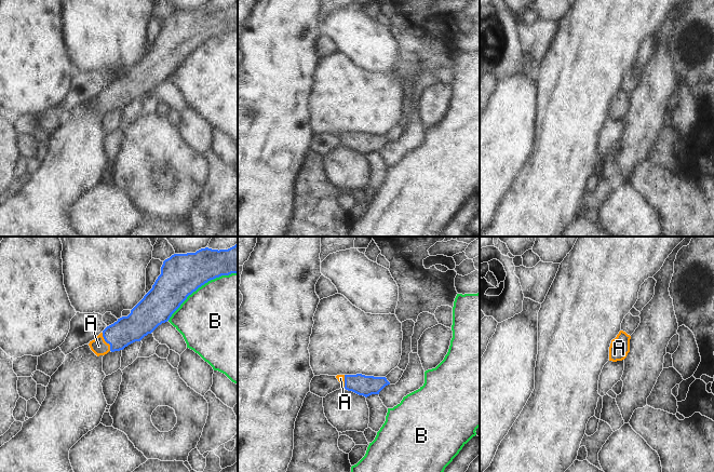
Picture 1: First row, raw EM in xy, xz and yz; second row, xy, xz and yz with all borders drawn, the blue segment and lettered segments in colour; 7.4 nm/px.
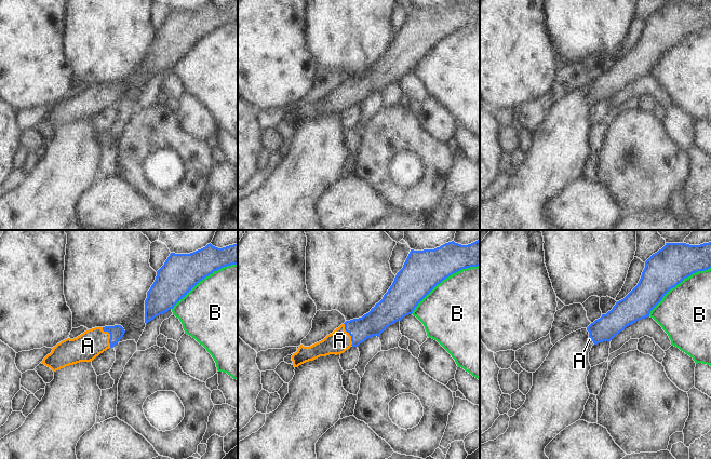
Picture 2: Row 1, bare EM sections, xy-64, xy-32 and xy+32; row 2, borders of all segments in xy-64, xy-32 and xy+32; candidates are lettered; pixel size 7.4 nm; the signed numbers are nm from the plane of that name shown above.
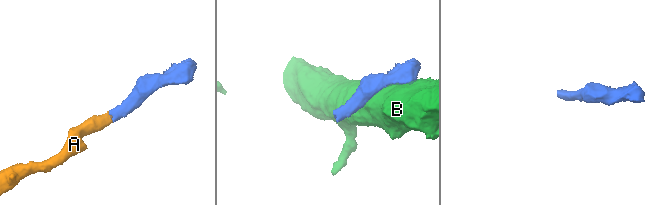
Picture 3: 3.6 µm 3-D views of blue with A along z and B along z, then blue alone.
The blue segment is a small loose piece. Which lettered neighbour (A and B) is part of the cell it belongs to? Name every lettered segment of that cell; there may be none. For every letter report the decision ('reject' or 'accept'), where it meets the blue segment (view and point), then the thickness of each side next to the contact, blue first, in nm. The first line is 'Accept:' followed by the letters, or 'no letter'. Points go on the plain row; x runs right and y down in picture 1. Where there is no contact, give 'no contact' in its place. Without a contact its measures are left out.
Accept: A
A: accept | xy (106, 99) | 200/120 nm
B: reject | xy (200, 44) | 320/500 nm

